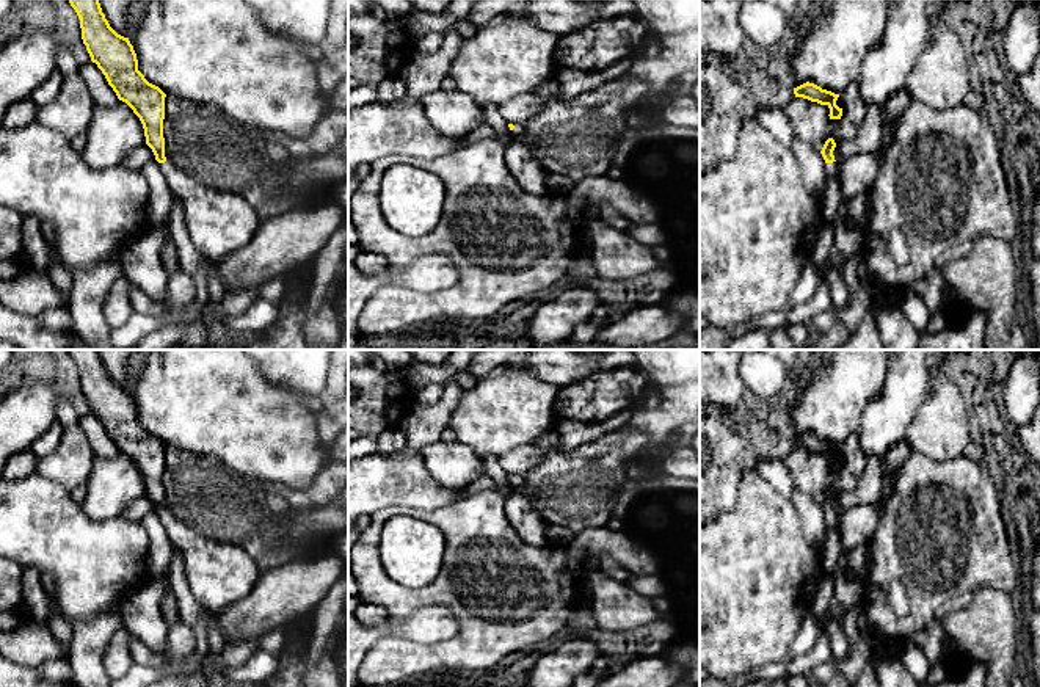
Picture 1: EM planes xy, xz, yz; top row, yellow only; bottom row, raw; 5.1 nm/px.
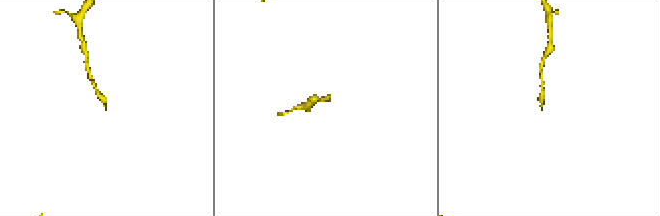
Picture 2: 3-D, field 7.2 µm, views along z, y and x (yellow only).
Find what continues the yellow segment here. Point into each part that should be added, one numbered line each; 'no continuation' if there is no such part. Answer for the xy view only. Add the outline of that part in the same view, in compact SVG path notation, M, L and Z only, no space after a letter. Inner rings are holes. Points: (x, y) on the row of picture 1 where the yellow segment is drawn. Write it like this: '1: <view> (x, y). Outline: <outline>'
1: xy (218, 223). Outline: M168 162L160 169L182 204L188 237L202 257L218 265L251 242L260 220L240 193L209 187Z

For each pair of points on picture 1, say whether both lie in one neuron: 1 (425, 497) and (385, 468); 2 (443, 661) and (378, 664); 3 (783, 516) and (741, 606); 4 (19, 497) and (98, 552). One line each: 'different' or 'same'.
1: same
2: same
3: same
4: same

